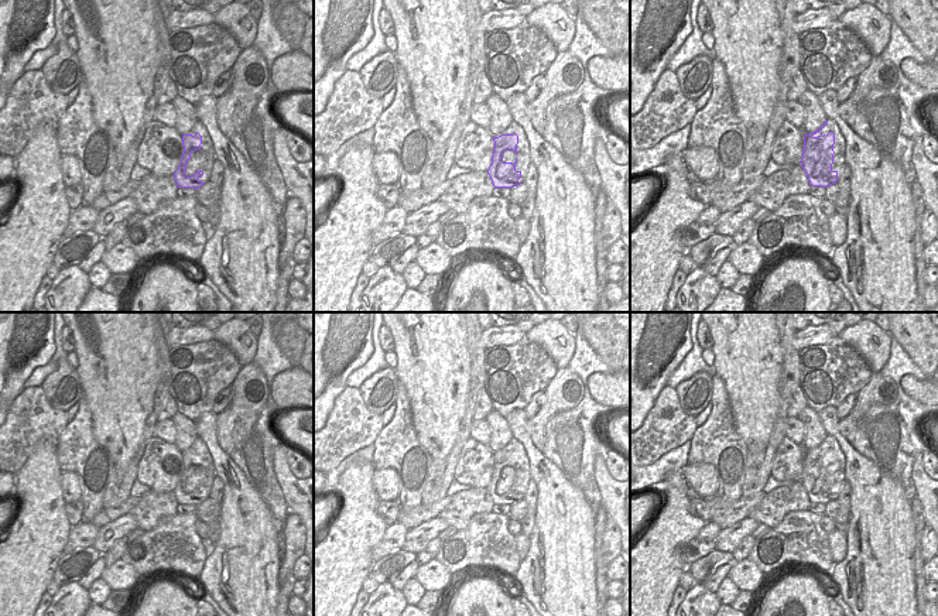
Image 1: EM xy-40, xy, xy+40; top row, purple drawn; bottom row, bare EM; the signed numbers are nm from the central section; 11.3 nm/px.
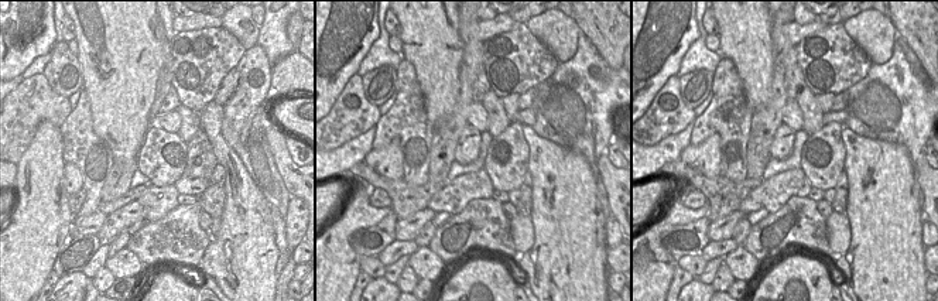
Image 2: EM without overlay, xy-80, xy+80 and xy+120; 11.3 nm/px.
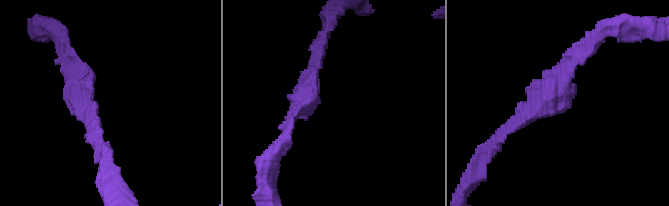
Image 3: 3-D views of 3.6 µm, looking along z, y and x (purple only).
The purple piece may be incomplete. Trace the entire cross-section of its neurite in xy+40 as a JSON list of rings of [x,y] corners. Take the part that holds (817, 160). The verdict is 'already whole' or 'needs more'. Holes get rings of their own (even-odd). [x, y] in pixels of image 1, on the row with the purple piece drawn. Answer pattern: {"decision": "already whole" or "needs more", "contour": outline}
{"decision": "already whole", "contour": [[[828,120],[817,131],[805,134],[804,137],[801,167],[805,171],[811,186],[826,188],[836,184],[838,179],[838,171],[832,170],[835,133],[829,131],[826,136],[815,136],[826,124]]]}

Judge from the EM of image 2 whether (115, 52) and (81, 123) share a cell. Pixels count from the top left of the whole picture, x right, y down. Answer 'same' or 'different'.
different

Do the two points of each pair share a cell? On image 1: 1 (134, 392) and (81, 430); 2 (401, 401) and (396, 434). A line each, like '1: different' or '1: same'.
1: different
2: same

